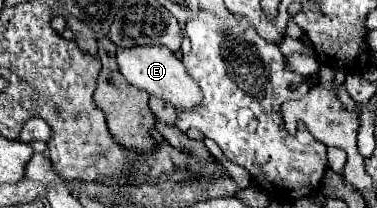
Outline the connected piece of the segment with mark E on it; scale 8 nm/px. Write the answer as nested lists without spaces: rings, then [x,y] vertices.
[[[133,46],[133,48],[117,48],[117,64],[119,72],[127,78],[129,84],[161,96],[163,100],[171,102],[175,108],[193,108],[201,102],[199,86],[189,78],[181,60],[163,46]]]

